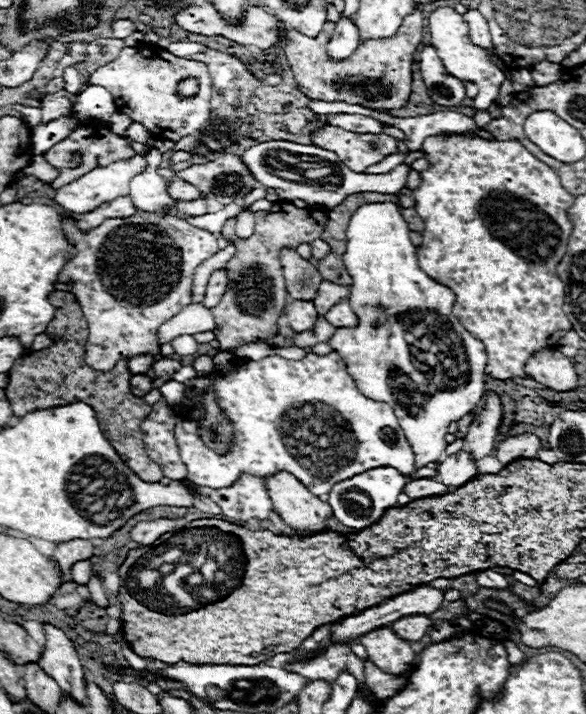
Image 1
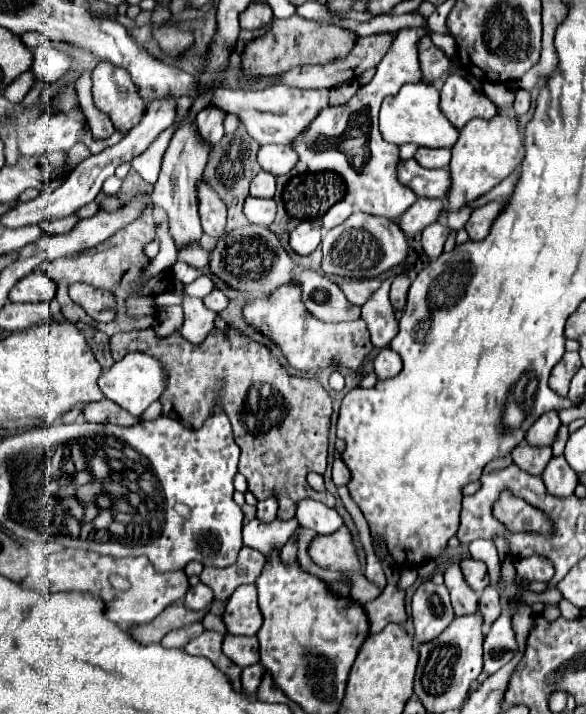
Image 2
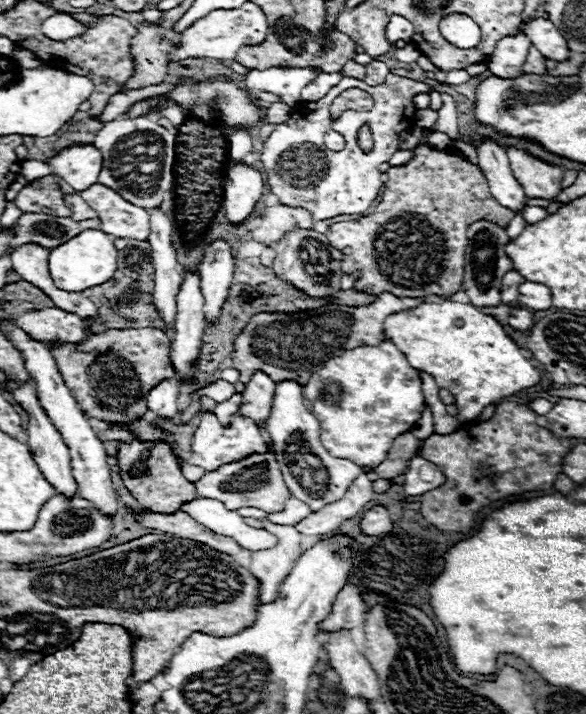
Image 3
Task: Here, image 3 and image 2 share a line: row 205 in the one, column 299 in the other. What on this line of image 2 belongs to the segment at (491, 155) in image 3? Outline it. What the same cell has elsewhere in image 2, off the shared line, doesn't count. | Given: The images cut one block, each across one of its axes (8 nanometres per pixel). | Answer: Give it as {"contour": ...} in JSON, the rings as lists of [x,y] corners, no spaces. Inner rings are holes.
{"contour":[[[308,498],[296,504],[296,520],[300,522],[300,526],[310,528],[318,534],[332,534],[342,526],[342,518],[334,508]]]}

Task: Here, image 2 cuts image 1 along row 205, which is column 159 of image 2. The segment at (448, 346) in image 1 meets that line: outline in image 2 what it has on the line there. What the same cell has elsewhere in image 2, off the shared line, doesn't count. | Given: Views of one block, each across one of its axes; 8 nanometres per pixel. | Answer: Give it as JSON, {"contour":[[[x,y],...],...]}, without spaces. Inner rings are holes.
{"contour":[[[132,352],[132,354],[124,356],[124,360],[114,362],[114,366],[110,370],[102,372],[98,378],[98,386],[108,400],[116,402],[124,410],[128,410],[132,416],[142,416],[142,412],[154,400],[160,398],[160,394],[164,390],[164,372],[156,358],[142,354],[142,352]]]}

